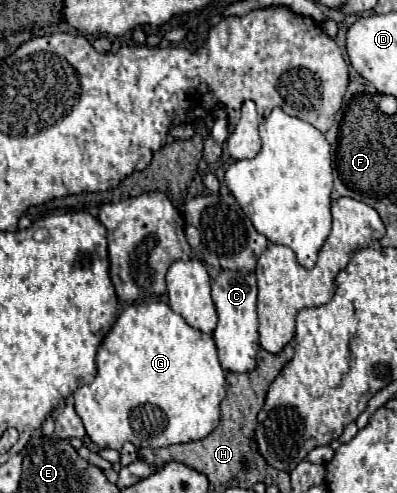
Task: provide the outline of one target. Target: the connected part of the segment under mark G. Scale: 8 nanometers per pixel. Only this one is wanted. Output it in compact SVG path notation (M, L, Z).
M163 301L133 303L119 319L97 351L97 377L75 391L75 411L83 419L87 435L101 449L121 449L131 441L137 447L165 447L189 443L209 435L219 423L219 403L225 399L225 371L217 357L215 339L197 331Z

